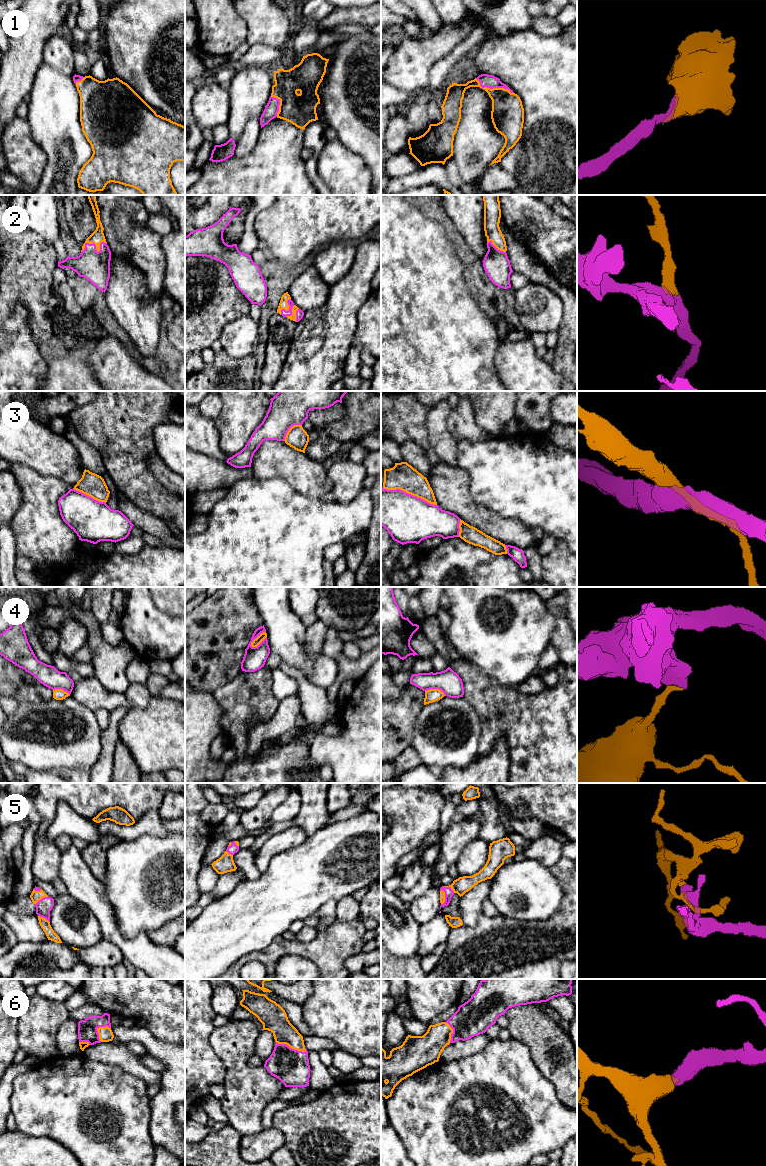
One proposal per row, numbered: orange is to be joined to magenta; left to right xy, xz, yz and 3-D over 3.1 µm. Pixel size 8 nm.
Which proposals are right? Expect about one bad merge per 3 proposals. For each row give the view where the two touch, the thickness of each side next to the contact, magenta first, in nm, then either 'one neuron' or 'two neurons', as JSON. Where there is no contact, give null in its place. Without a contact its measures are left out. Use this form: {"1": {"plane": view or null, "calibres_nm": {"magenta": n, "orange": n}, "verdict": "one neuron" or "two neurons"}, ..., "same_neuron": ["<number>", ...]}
{"1": {"plane": "yz", "calibres_nm": {"magenta": 110, "orange": 260}, "verdict": "one neuron"}, "2": {"plane": "xy", "calibres_nm": {"magenta": 240, "orange": 100}, "verdict": "one neuron"}, "3": {"plane": "yz", "calibres_nm": {"magenta": 380, "orange": 220}, "verdict": "two neurons"}, "4": {"plane": "xz", "calibres_nm": {"magenta": 180, "orange": 60}, "verdict": "two neurons"}, "5": {"plane": "yz", "calibres_nm": {"magenta": 70, "orange": 50}, "verdict": "one neuron"}, "6": {"plane": "xz", "calibres_nm": {"magenta": 280, "orange": 190}, "verdict": "one neuron"}, "same_neuron": ["1", "2", "5", "6"]}

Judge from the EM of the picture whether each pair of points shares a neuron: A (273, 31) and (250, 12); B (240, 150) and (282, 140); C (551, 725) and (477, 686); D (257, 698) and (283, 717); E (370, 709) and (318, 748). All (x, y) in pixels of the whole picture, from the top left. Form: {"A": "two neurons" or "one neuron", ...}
{"A": "one neuron", "B": "two neurons", "C": "one neuron", "D": "two neurons", "E": "one neuron"}

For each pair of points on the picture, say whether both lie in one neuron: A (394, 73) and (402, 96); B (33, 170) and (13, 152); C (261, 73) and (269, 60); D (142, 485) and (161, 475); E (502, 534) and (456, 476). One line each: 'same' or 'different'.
A: different
B: same
C: different
D: different
E: same

